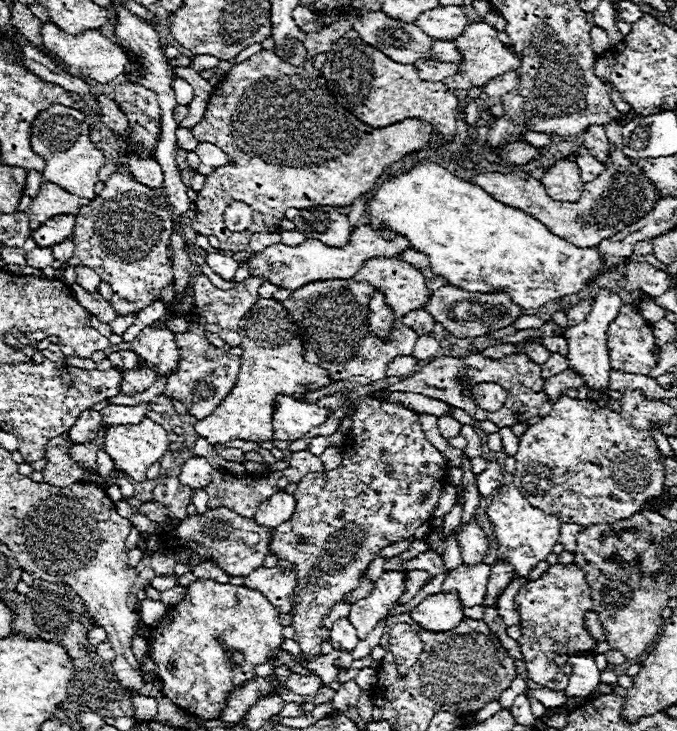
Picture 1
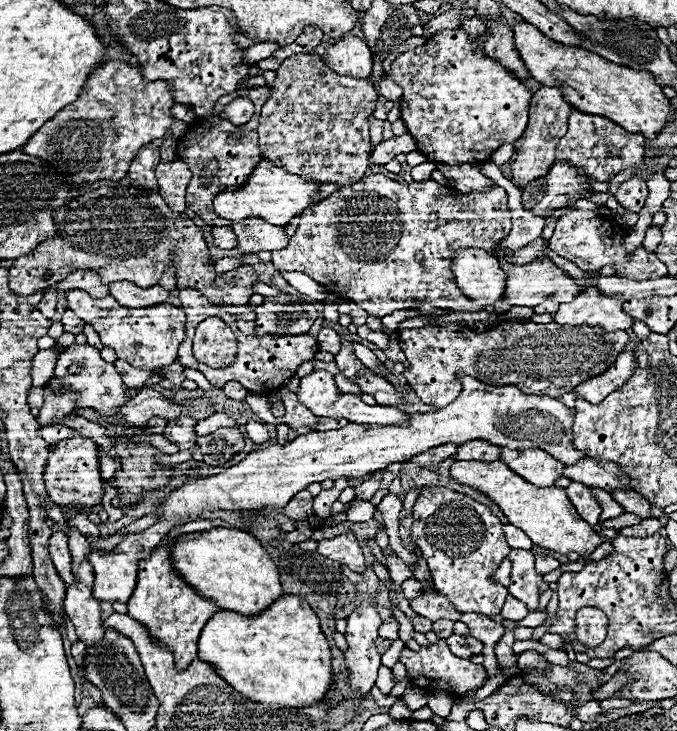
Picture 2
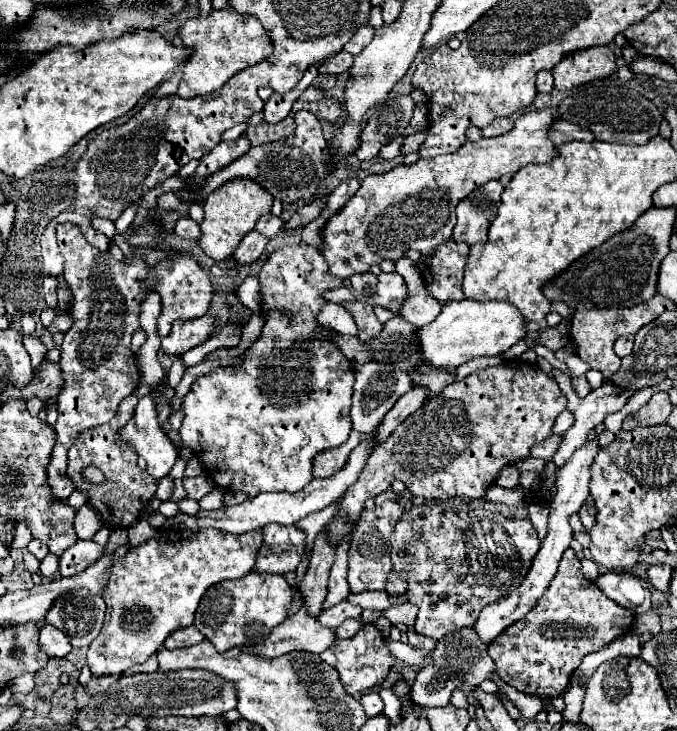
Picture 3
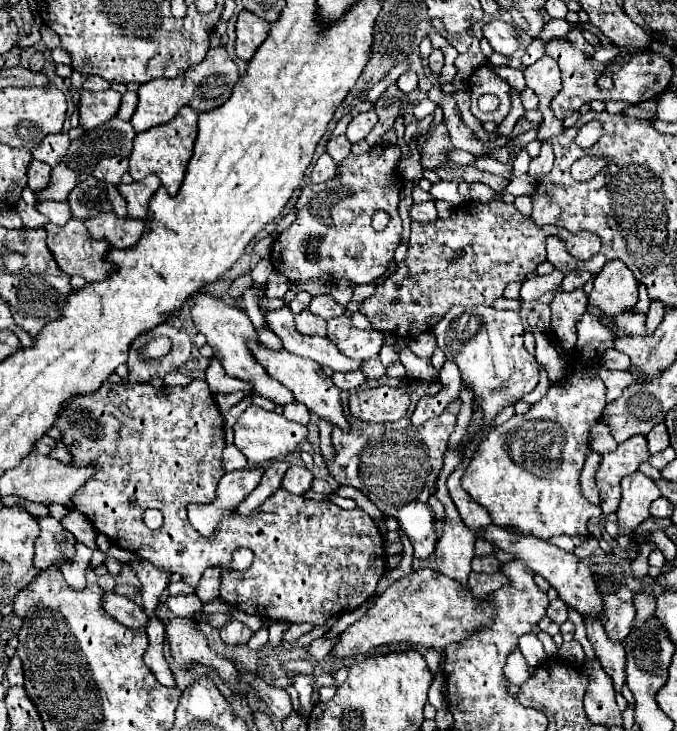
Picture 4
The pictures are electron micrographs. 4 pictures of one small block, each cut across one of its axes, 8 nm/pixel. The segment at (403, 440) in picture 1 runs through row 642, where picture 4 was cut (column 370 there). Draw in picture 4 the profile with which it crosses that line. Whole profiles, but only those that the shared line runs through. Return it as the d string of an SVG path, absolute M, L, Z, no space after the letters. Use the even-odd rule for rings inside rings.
M492 200L488 204L468 202L458 206L448 220L434 222L412 222L410 244L404 262L396 268L396 272L382 284L376 286L372 298L360 304L360 312L374 324L380 332L392 332L398 338L418 336L426 330L432 330L436 322L454 306L492 306L496 298L502 296L508 282L522 282L528 272L534 272L538 264L546 260L546 238L558 236L564 240L564 246L570 256L576 260L590 260L600 250L600 240L594 234L580 232L572 234L564 228L556 226L536 226L530 216L522 216L514 204L504 204L502 200Z

